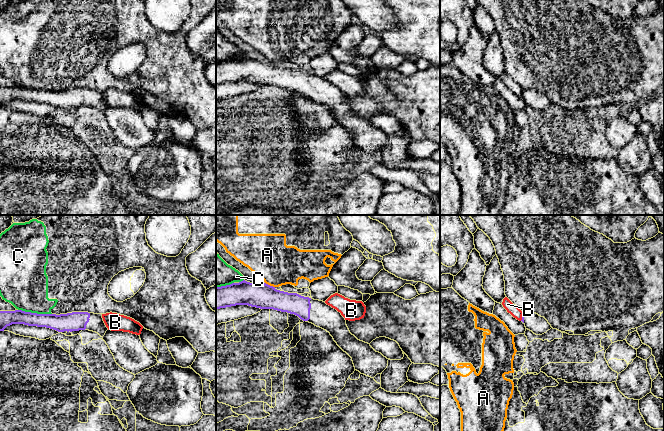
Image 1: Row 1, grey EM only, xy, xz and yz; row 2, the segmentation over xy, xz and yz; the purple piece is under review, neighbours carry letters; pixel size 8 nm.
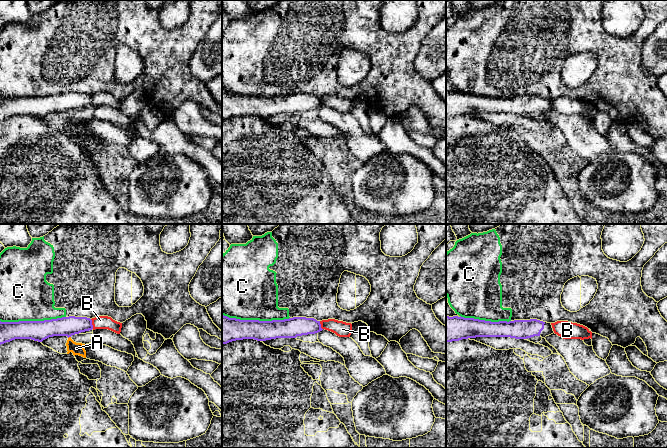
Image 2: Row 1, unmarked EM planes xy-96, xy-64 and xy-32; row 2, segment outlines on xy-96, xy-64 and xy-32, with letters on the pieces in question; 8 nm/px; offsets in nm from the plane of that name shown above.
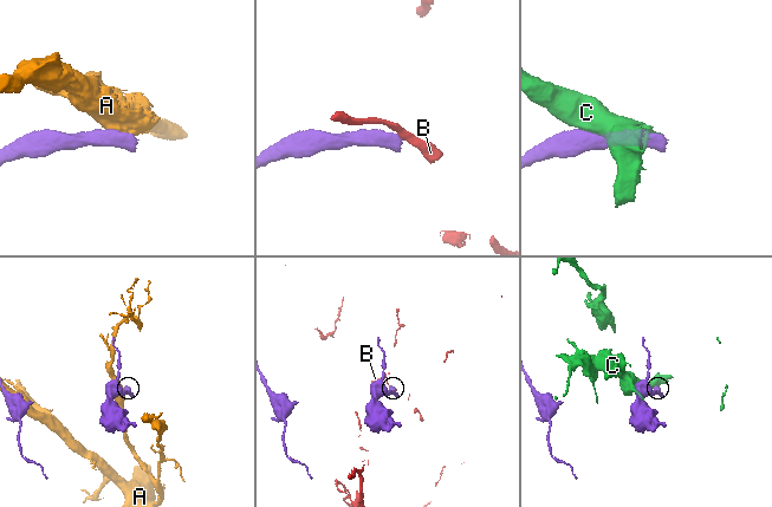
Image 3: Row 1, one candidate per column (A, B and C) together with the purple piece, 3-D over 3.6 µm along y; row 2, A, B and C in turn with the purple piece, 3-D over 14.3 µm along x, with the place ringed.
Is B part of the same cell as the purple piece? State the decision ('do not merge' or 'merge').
do not merge

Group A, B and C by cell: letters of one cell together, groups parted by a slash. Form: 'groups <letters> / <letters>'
groups A / B / C

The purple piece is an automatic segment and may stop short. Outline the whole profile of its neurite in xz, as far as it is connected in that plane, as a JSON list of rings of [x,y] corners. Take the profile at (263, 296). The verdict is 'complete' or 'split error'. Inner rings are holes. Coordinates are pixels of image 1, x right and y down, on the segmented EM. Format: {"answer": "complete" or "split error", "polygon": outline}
{"answer": "split error", "polygon": [[[245,280],[216,287],[216,310],[236,305],[287,312],[326,330],[352,358],[355,370],[361,374],[374,378],[388,366],[389,359],[352,335],[341,313],[323,301],[280,291],[266,283],[254,284]]]}

